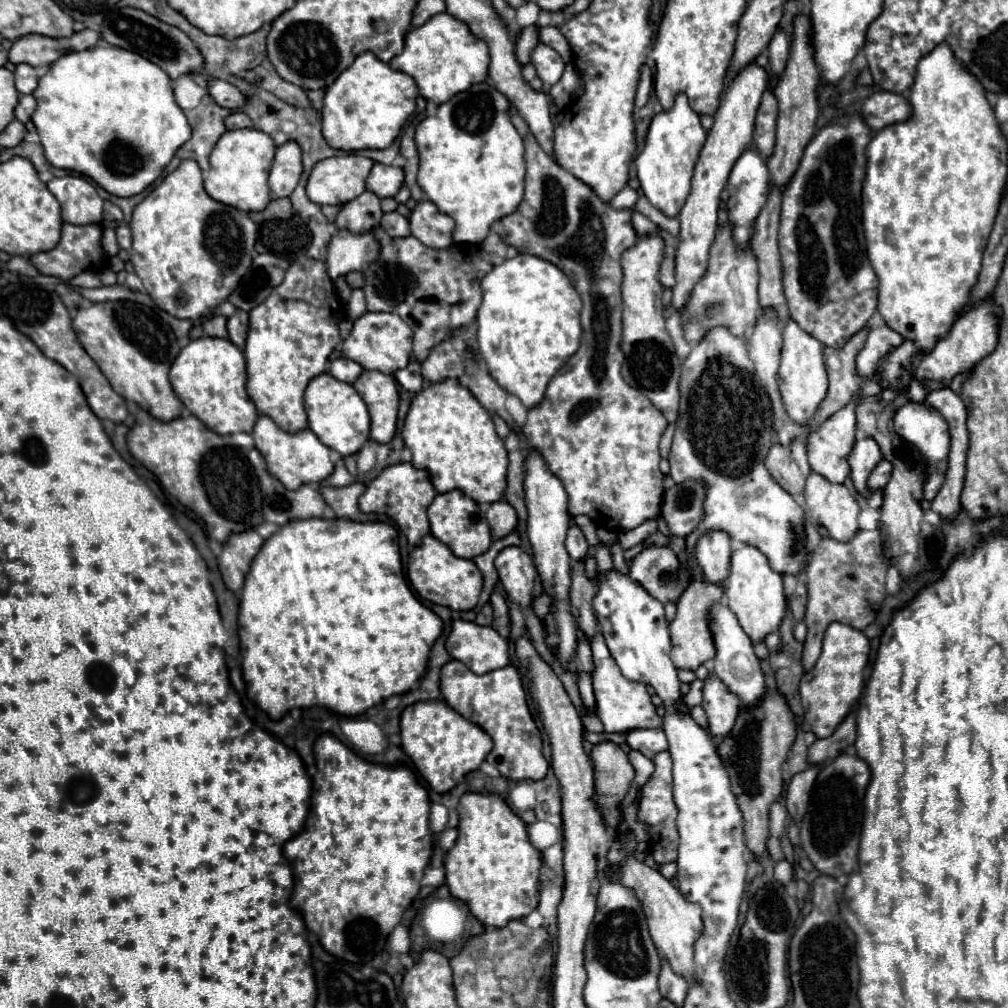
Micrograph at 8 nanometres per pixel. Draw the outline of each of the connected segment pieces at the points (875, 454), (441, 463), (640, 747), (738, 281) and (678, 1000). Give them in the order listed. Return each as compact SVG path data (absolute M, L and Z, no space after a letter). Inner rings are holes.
M872 437L856 439L852 455L848 457L848 463L850 463L850 469L852 469L850 477L854 481L854 489L864 499L868 499L872 495L872 491L868 487L868 477L870 477L872 469L878 465L880 459L882 459L880 447L878 447L878 443Z
M458 379L426 383L412 399L402 437L412 449L412 465L430 473L438 493L460 489L476 503L494 503L506 491L508 455L490 413Z
M636 729L636 731L630 731L628 737L626 737L626 743L630 745L630 749L640 751L648 759L652 759L656 753L668 749L666 735L660 729Z
M730 225L718 229L716 241L710 249L710 265L708 273L694 287L688 305L682 311L682 329L684 339L688 343L696 343L708 327L726 325L736 335L746 335L748 327L756 323L756 311L760 311L758 303L758 267L750 249L736 249L730 235Z
M668 961L662 963L662 971L660 971L660 977L658 977L658 983L660 983L660 993L662 997L670 999L674 1005L682 1007L684 1005L684 999L686 999L686 993L688 993L688 981L686 979L680 979L680 975L676 975L670 967L668 967Z

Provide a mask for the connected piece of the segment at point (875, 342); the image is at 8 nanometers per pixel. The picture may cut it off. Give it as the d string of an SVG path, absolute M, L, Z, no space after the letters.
M888 325L870 327L864 347L856 355L856 375L860 379L872 379L878 371L878 363L898 345L902 345L904 337L892 331Z

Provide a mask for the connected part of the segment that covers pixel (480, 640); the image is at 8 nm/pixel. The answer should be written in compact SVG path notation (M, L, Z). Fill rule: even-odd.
M456 619L452 633L446 641L452 659L462 661L476 673L494 671L508 665L508 641L502 639L492 627L482 627L472 621Z

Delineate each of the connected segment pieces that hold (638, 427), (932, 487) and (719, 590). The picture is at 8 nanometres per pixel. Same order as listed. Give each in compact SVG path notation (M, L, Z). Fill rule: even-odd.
M512 107L510 109L512 113L512 123L514 127L518 129L518 133L522 135L524 139L524 159L526 159L526 181L524 181L524 197L522 197L522 203L518 205L518 209L506 217L500 219L502 227L504 227L504 243L514 247L518 253L526 253L526 255L534 255L534 257L540 257L544 261L550 261L552 265L556 265L560 271L566 273L566 277L572 281L572 285L576 287L580 299L582 299L582 313L580 313L580 321L582 321L582 327L584 327L584 333L582 333L582 343L580 343L580 349L566 361L566 365L554 375L554 379L548 383L546 387L546 393L544 393L544 399L528 409L528 419L522 427L522 435L524 435L524 441L528 445L528 449L536 451L542 455L542 459L546 461L548 465L548 471L552 475L556 475L566 493L568 493L568 511L570 515L588 515L592 517L594 521L600 521L604 529L610 529L610 531L630 531L638 525L642 525L644 521L648 519L658 519L660 517L660 505L662 505L662 495L664 495L664 485L662 485L662 471L658 469L658 463L660 463L660 453L658 453L658 441L668 425L668 421L664 419L664 415L650 403L650 399L646 399L644 395L640 395L640 391L636 391L634 387L628 387L628 383L624 383L622 375L620 375L620 367L624 363L624 353L620 351L620 337L622 337L622 299L620 299L620 285L622 285L622 267L620 267L620 257L622 253L628 249L628 247L634 247L638 237L636 237L636 231L632 227L632 211L634 209L614 209L610 207L608 203L604 203L586 183L582 183L580 179L576 179L574 175L570 175L568 171L564 171L548 153L544 153L544 149L536 143L534 135L528 131L528 125L524 123L524 119L520 119L518 111Z
M906 403L902 409L896 411L894 415L894 431L906 439L908 443L912 443L922 459L926 461L926 469L928 469L928 479L924 483L924 499L932 501L936 497L936 493L940 491L940 483L944 481L944 471L946 471L946 455L948 455L948 427L944 427L944 419L940 419L938 411L932 411L928 407L924 407L922 403Z
M692 581L686 593L680 595L676 619L670 623L670 639L672 639L670 657L676 669L696 671L704 661L710 661L712 655L716 655L716 651L712 651L712 639L708 639L708 627L704 627L704 611L708 611L708 603L712 603L712 599L720 601L722 593L724 593L724 587Z

